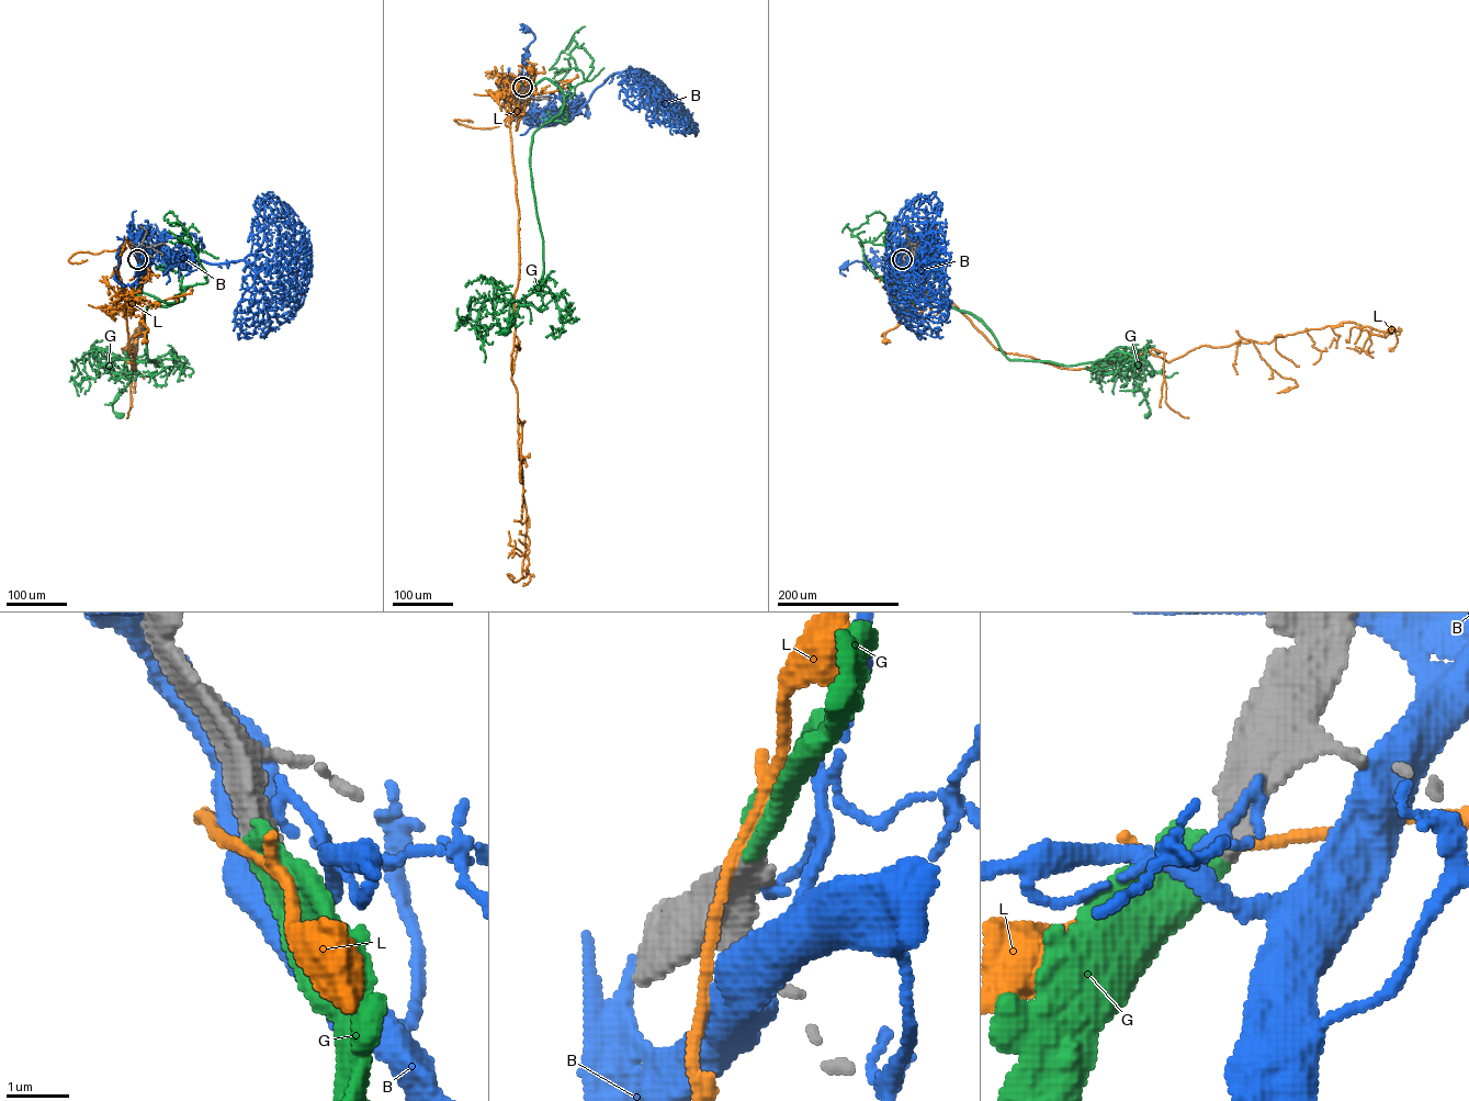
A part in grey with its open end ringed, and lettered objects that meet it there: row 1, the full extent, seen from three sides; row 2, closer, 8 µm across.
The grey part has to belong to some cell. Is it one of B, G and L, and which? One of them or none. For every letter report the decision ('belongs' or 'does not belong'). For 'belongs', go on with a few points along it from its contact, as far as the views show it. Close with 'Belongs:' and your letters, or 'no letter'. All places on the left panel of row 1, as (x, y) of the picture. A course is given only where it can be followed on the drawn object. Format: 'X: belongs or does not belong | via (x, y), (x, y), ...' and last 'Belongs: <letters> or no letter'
B: does not belong
G: belongs | via (137, 259), (139, 290), (178, 301), (145, 311), (147, 357), (157, 366), (133, 361), (112, 404), (120, 416)
L: does not belong
Belongs: G

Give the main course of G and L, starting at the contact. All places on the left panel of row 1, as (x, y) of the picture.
G: (137, 259), (139, 290), (178, 301), (145, 311), (147, 357), (157, 366), (133, 361), (112, 404), (120, 416)
L: (137, 259), (142, 285), (136, 303), (148, 329), (145, 341)

